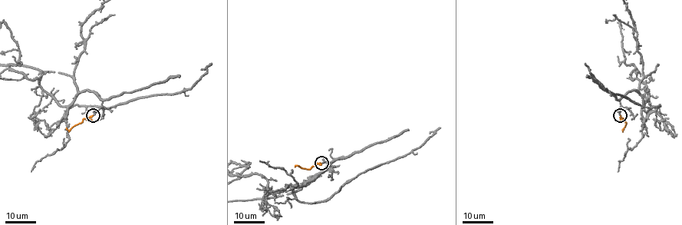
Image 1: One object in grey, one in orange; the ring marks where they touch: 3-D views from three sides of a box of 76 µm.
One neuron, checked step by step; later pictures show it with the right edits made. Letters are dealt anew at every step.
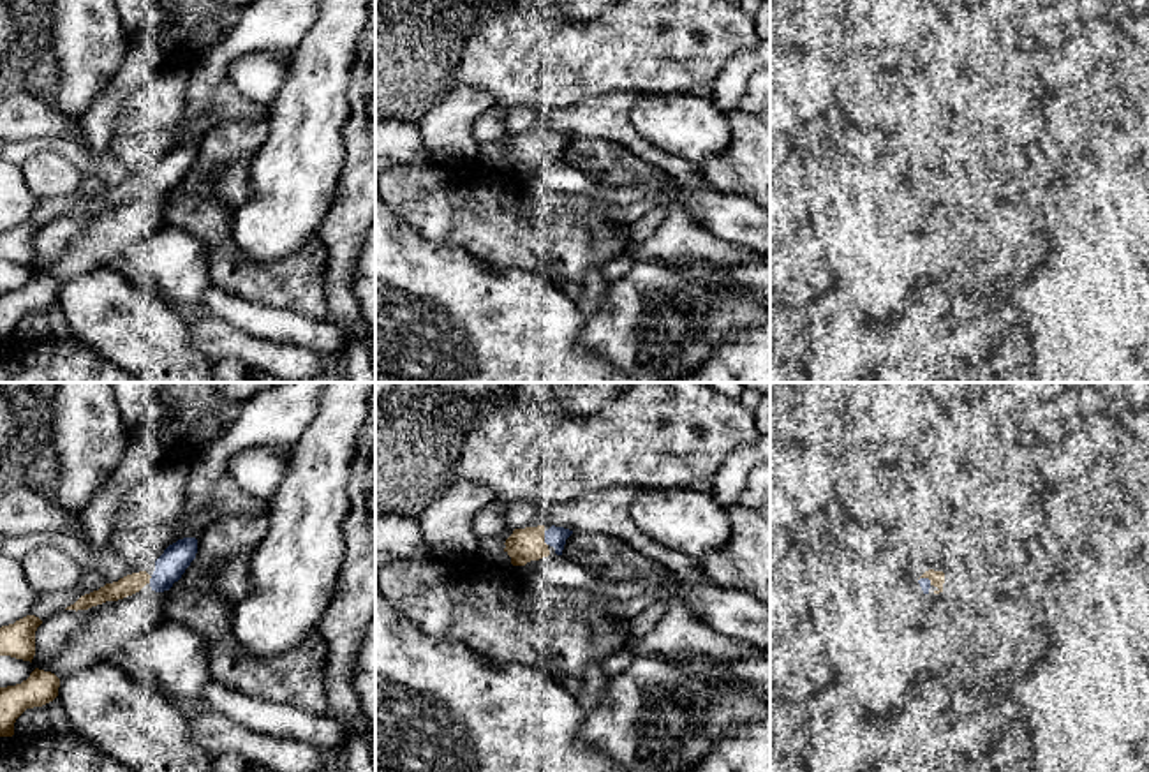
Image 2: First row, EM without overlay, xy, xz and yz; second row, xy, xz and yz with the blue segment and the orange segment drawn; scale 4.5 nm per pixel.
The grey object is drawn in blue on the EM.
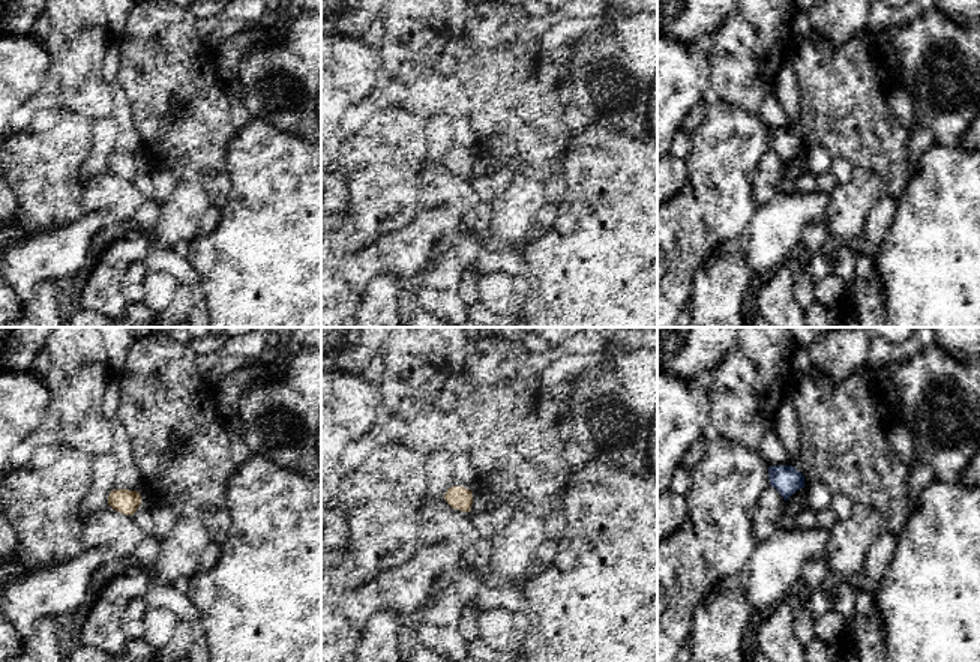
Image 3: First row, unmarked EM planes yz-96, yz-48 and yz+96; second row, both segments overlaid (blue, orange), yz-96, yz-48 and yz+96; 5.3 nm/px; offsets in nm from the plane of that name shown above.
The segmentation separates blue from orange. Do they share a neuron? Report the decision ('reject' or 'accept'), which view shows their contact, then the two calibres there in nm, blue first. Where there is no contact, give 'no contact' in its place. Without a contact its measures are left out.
accept; contact in xz; calibres 100 and 160 nm

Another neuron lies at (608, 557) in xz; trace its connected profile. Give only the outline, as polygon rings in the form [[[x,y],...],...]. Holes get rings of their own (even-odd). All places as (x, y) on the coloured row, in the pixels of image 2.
[[[573,532],[562,555],[604,580],[657,582],[666,569],[610,534]]]

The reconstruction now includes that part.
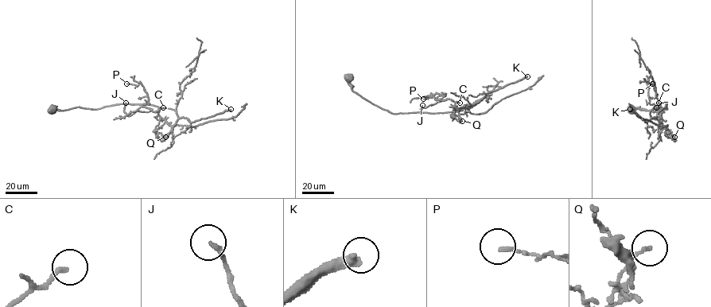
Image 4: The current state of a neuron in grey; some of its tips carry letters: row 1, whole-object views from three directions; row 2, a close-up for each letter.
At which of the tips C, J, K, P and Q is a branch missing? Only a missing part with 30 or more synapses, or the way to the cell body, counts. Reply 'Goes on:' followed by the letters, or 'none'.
Goes on: K

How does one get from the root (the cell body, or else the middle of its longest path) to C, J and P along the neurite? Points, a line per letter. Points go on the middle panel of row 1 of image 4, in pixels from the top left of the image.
C: (347, 77), (354, 92), (393, 113), (453, 112), (456, 109), (455, 102), (460, 102)
J: (347, 77), (354, 92), (393, 113), (444, 113), (456, 109), (455, 102), (449, 99), (421, 108), (422, 105)
P: (347, 77), (354, 92), (393, 113), (456, 110), (451, 99), (440, 101), (443, 95), (436, 93), (423, 99)

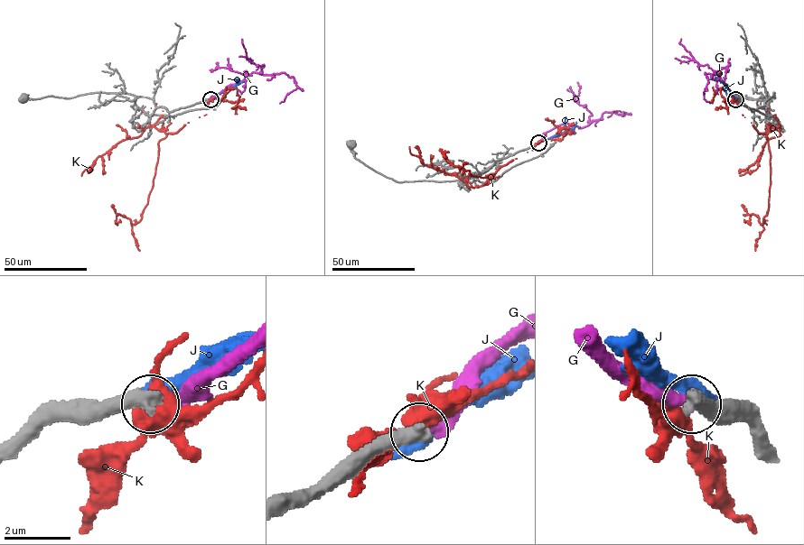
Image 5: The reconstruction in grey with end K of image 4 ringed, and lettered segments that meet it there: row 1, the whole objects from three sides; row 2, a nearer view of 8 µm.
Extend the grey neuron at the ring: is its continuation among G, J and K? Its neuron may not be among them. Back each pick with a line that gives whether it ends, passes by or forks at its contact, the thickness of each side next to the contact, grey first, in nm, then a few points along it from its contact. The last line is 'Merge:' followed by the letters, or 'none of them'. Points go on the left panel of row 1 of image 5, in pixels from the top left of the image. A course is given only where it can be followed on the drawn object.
G: it ends there; 500 nm thick on the grey side, 360 nm on the other; it runs (210, 98), (253, 72), (285, 72), (293, 77), (298, 87), (279, 103)
Merge: G

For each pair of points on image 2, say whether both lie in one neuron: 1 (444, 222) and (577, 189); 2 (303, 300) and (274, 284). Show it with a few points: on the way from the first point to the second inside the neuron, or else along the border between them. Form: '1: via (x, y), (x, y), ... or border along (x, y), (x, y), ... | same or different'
1: via (478, 222), (534, 230), (543, 221) | same
2: via (296, 293), (288, 284), (281, 284) | same

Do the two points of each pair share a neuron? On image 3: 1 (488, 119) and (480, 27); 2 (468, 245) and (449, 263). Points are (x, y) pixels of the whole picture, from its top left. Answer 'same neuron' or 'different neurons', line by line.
1: same neuron
2: same neuron

